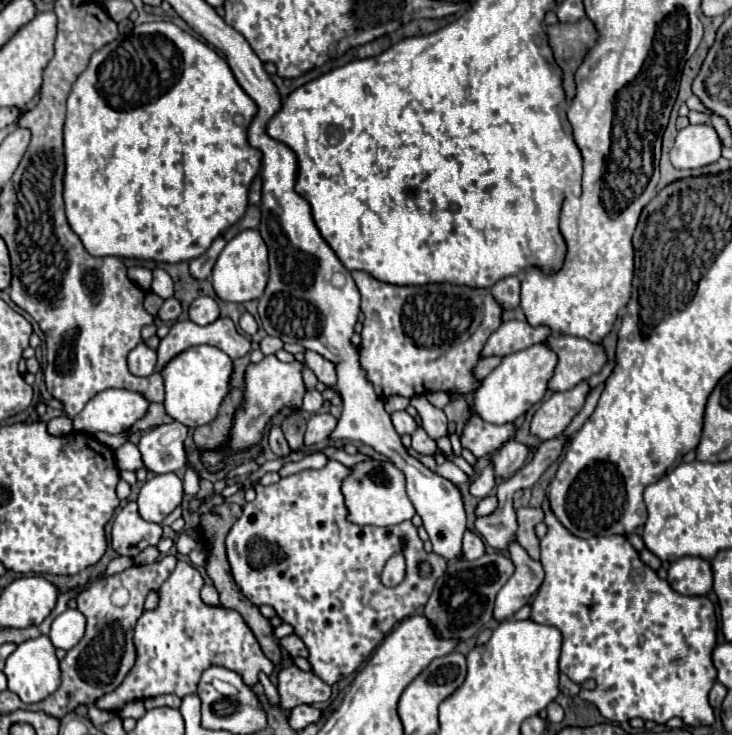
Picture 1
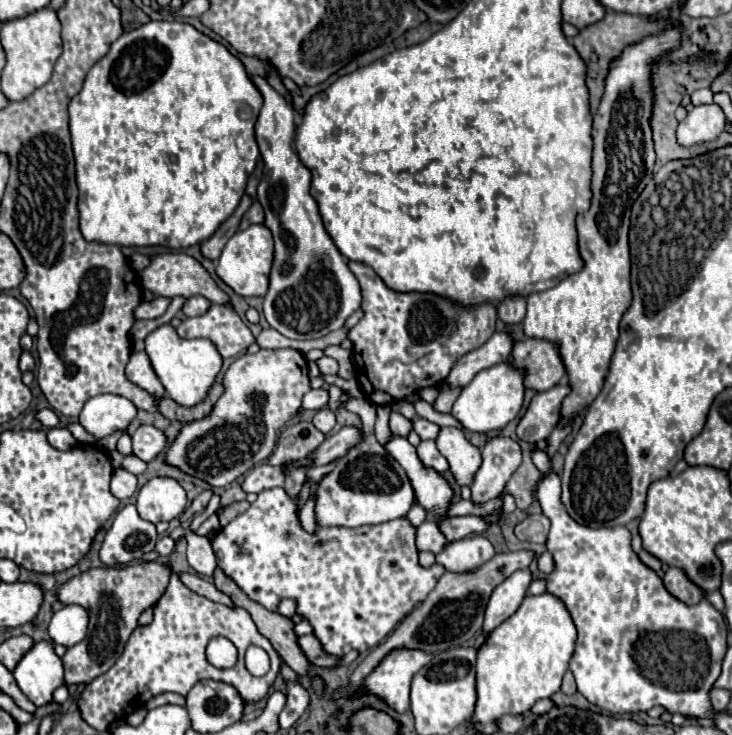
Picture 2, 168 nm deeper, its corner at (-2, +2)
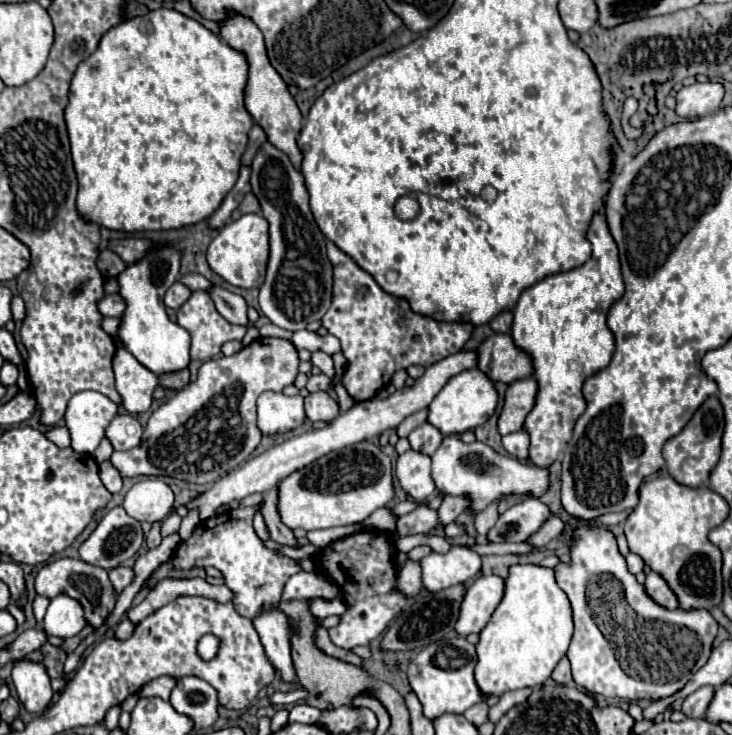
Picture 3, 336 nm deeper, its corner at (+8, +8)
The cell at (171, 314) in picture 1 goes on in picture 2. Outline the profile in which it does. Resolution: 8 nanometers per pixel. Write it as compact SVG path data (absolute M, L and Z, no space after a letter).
M154 298L150 302L142 302L136 308L136 318L158 318L162 316L170 306L170 298Z

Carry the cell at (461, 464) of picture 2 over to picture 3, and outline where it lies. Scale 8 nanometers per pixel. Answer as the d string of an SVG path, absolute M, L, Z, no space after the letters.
M446 436L432 456L432 480L434 486L444 496L464 496L468 504L468 512L478 514L494 500L502 500L506 496L532 496L540 498L550 488L550 472L548 468L538 468L534 464L524 464L518 458L502 456L492 450L484 442L464 444L458 436Z

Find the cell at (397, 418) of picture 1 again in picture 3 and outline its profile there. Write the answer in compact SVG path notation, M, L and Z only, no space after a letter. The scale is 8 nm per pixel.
M426 422L422 426L418 426L416 430L412 430L408 436L410 448L416 452L422 452L426 456L432 456L438 450L438 446L442 444L442 440L444 440L442 432L438 432L438 428L434 428L432 424L426 424Z

